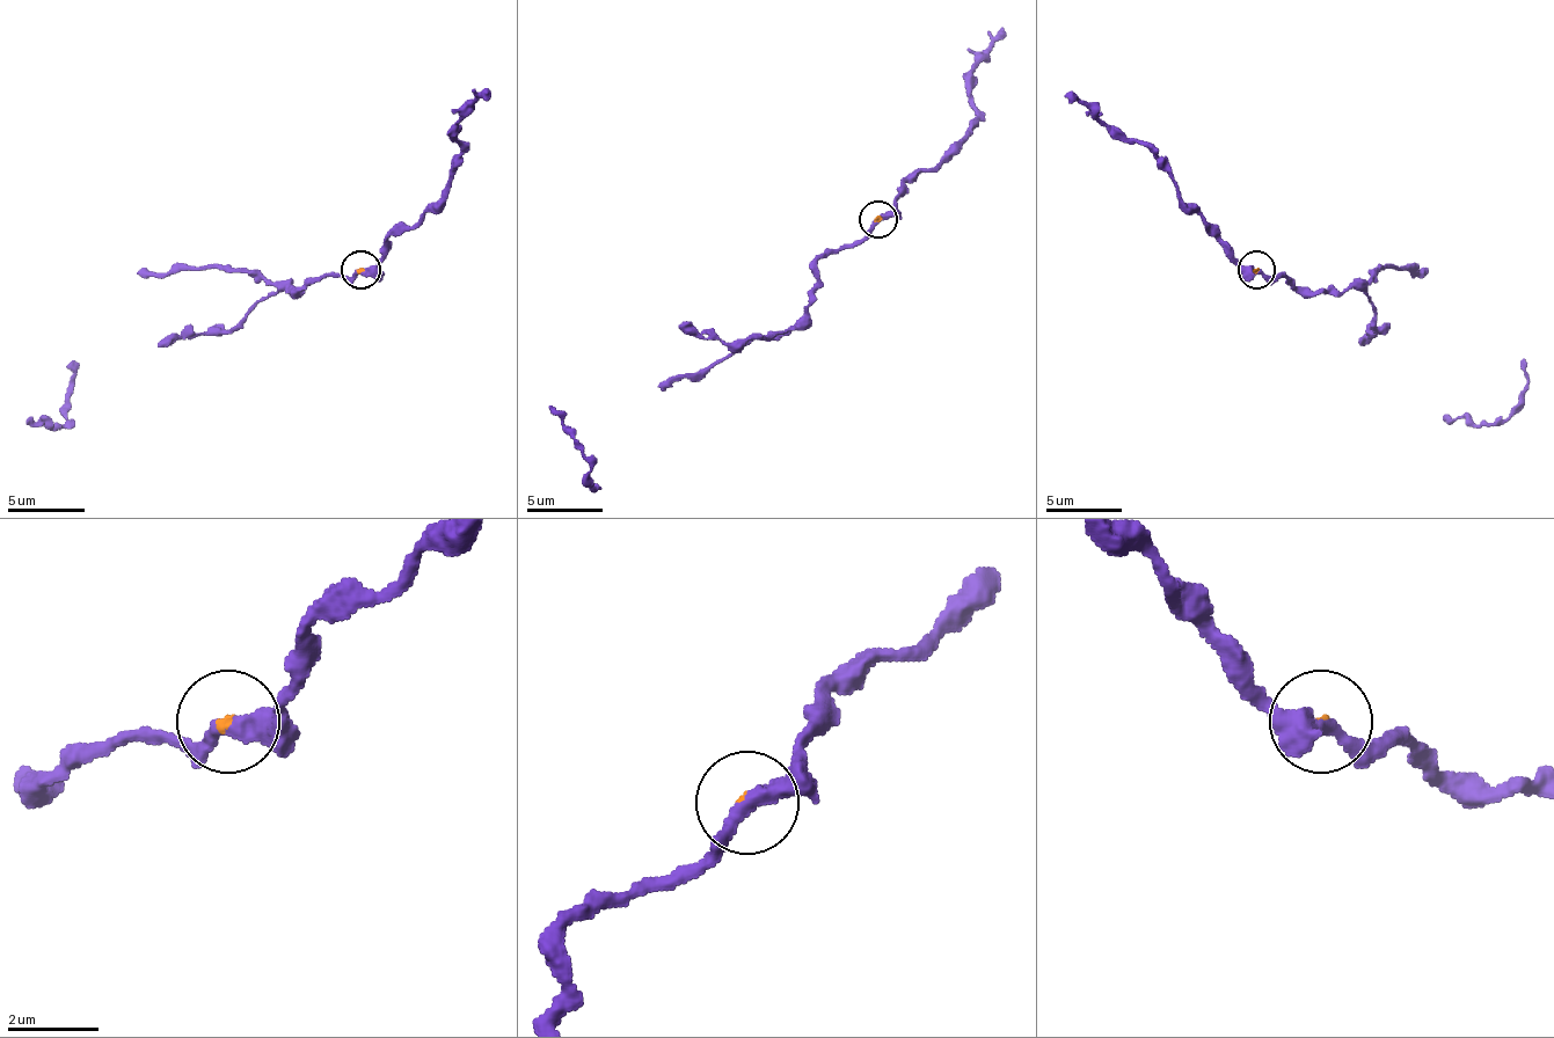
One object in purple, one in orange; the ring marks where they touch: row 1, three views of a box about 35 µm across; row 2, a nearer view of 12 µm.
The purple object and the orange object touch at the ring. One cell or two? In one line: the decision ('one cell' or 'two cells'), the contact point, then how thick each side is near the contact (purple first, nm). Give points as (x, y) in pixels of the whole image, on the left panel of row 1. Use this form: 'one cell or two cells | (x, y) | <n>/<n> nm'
two cells | (360, 270) | 360/90 nm

